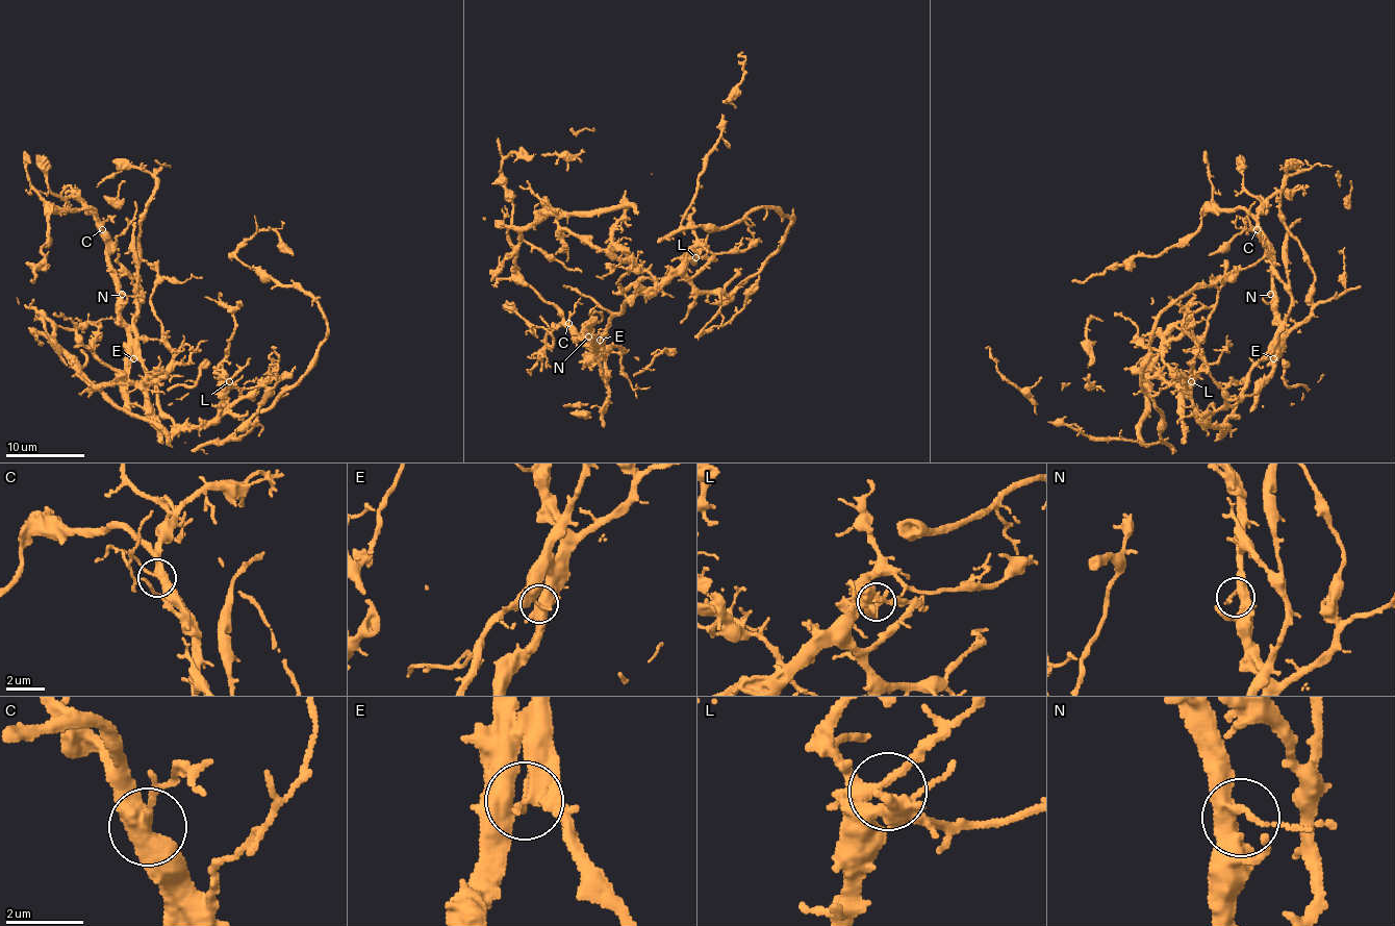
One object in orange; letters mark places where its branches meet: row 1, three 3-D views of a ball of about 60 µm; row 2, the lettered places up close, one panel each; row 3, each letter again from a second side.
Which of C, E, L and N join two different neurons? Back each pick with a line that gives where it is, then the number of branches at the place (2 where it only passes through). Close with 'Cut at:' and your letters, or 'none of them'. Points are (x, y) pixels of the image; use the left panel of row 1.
E: at (133, 358); 3 branches meet
Cut at: E

